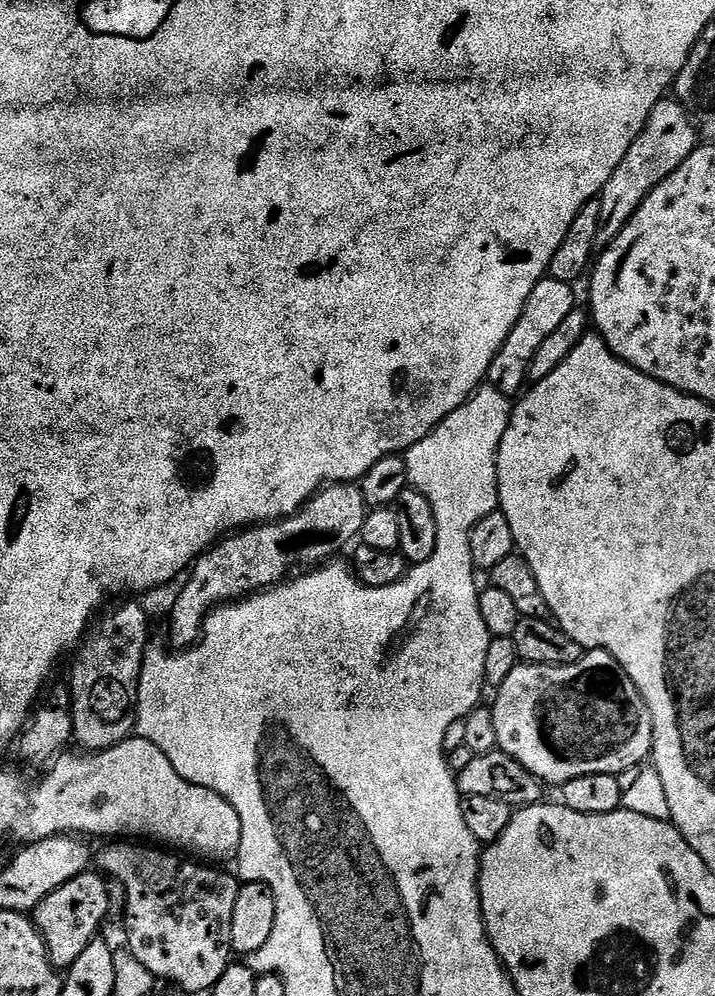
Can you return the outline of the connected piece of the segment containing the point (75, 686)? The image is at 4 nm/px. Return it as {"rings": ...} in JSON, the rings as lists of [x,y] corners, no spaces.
{"rings":[[[128,598],[120,602],[125,604],[120,604],[117,608],[109,607],[101,611],[93,619],[88,631],[84,633],[83,640],[75,649],[76,661],[72,664],[72,684],[70,683],[72,739],[84,752],[105,752],[133,735],[136,695],[140,689],[144,657],[147,656],[150,647],[148,616],[144,613],[143,606],[136,600],[139,599]]]}

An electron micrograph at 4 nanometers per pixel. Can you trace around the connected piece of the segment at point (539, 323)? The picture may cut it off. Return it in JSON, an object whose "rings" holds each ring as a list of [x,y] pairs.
{"rings":[[[551,278],[540,280],[534,286],[534,290],[530,290],[530,298],[526,298],[526,306],[522,306],[522,314],[518,322],[514,322],[514,330],[510,330],[494,362],[490,362],[486,380],[491,387],[498,389],[500,393],[509,398],[515,397],[525,387],[528,380],[528,367],[534,354],[538,352],[538,346],[542,346],[544,339],[554,334],[554,330],[558,330],[566,314],[570,314],[578,307],[576,290],[571,284],[558,282]]]}

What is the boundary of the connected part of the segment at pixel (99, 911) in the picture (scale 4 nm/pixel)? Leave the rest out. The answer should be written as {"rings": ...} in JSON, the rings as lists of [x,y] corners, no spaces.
{"rings":[[[83,872],[66,882],[66,886],[58,886],[34,909],[36,929],[40,931],[50,962],[57,970],[67,970],[74,958],[78,958],[78,954],[82,954],[82,950],[86,950],[86,946],[97,939],[99,932],[96,931],[108,916],[109,881],[103,875],[95,876],[94,872]]]}

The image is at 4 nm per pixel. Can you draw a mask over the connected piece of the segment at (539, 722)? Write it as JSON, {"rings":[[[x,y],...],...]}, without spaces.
{"rings":[[[599,650],[585,651],[584,657],[578,662],[566,666],[550,666],[549,664],[526,664],[517,663],[514,670],[510,670],[510,678],[502,682],[502,686],[495,689],[496,701],[490,704],[494,714],[494,731],[498,734],[497,749],[505,752],[514,762],[521,764],[530,774],[534,774],[545,785],[559,786],[570,782],[574,778],[582,778],[582,774],[610,774],[620,776],[624,772],[631,773],[639,769],[651,757],[652,754],[652,719],[650,710],[642,698],[642,694],[634,686],[634,682],[624,673],[622,665],[608,652]]]}

